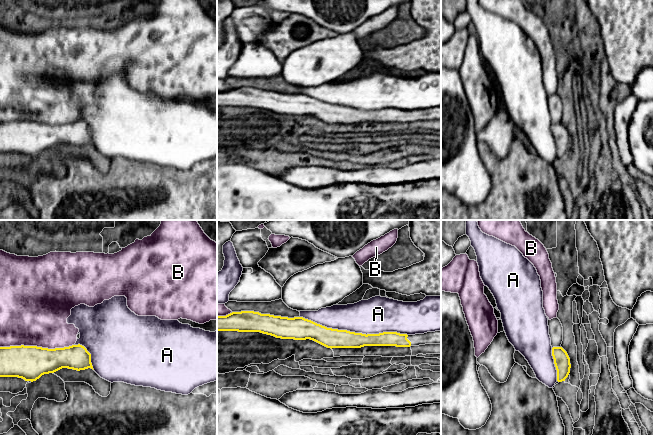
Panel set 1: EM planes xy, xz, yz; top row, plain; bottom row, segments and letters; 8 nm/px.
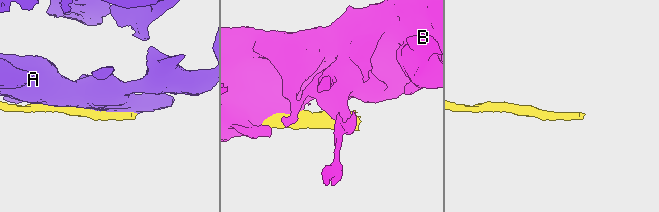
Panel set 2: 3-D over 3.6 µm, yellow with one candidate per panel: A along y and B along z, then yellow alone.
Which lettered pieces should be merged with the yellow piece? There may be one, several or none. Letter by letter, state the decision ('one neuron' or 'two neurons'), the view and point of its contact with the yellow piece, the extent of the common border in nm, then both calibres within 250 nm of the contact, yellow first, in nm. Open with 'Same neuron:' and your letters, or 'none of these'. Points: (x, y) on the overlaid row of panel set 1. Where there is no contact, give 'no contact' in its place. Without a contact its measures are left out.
Same neuron: B
A: two neurons; contact xz (354, 332); length 900 nm; calibres 160 and 300 nm
B: one neuron; contact xy (36, 346); length 600 nm; calibres 280 and 500 nm

